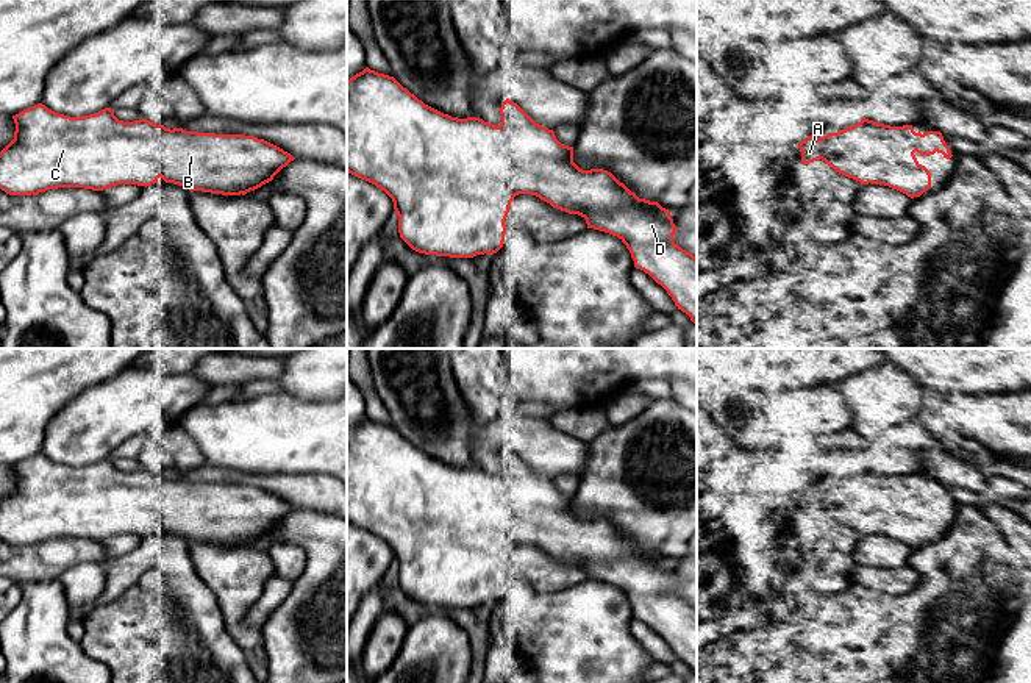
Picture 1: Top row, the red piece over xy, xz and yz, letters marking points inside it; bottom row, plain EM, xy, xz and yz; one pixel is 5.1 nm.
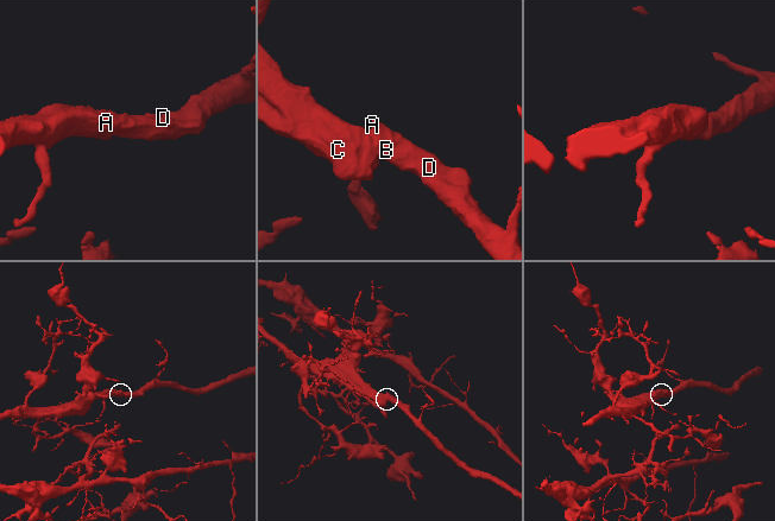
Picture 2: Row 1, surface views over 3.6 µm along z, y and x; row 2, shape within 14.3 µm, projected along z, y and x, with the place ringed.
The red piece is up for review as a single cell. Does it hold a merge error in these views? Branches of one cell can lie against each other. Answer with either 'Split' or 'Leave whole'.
Leave whole

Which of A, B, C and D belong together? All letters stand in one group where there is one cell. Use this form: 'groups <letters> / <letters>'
groups A B C D

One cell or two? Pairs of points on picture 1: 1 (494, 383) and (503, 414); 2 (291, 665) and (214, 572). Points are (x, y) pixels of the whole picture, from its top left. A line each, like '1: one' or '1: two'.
1: one
2: two

